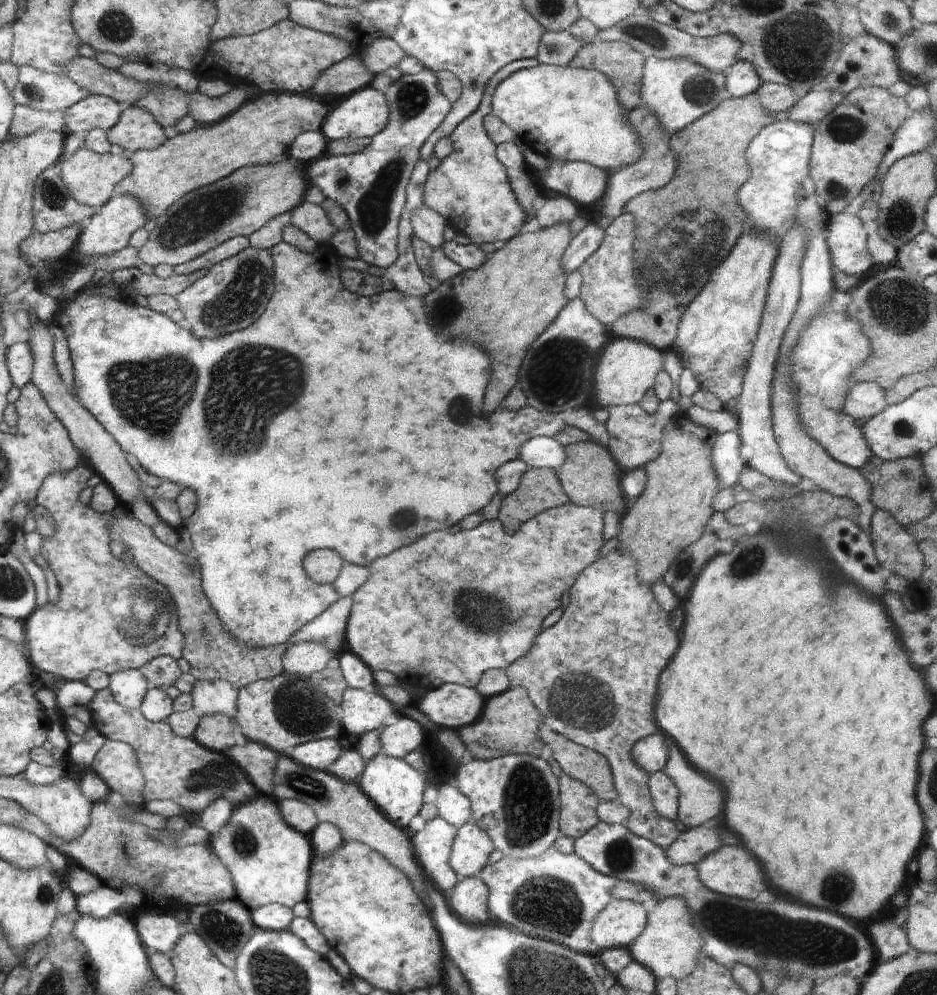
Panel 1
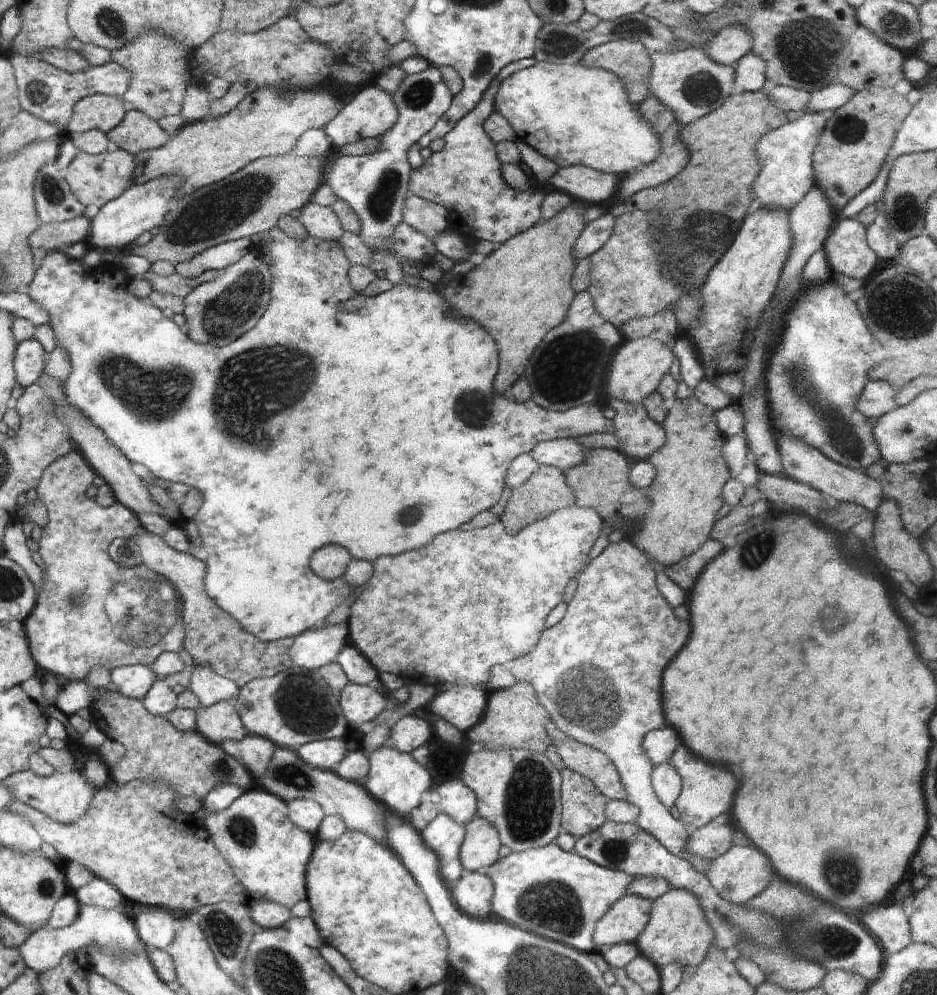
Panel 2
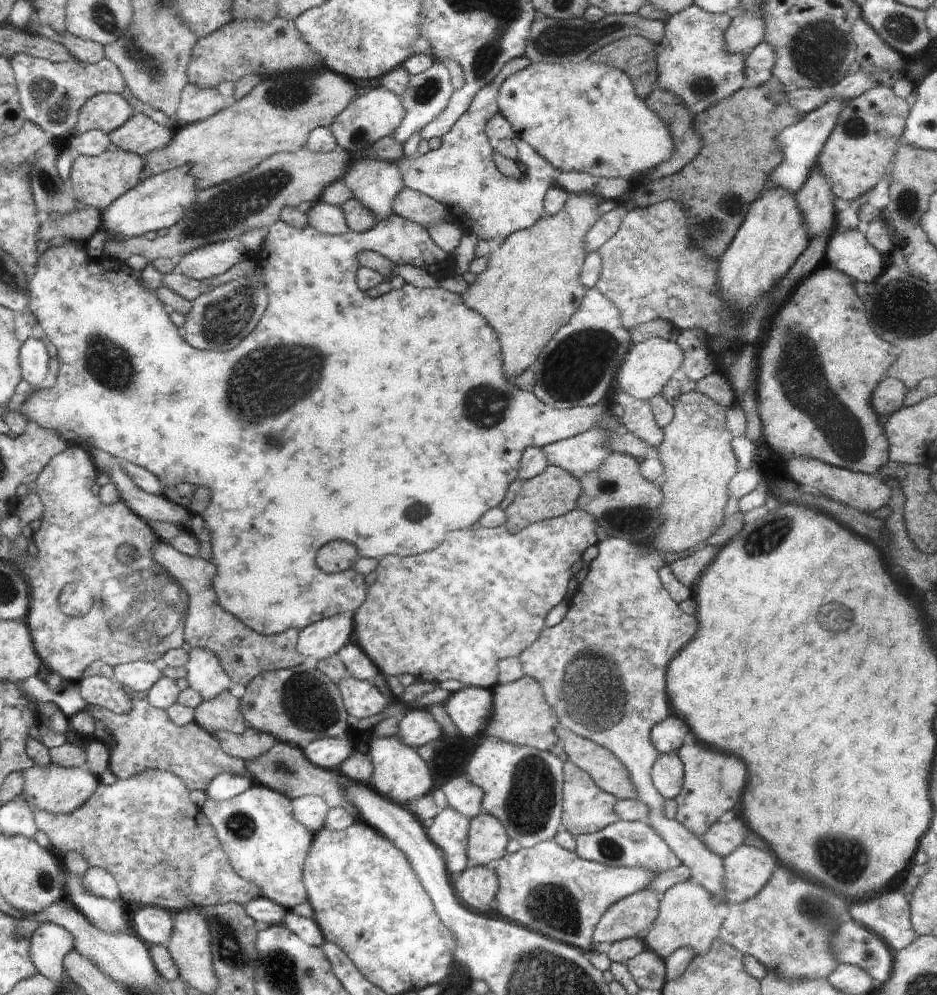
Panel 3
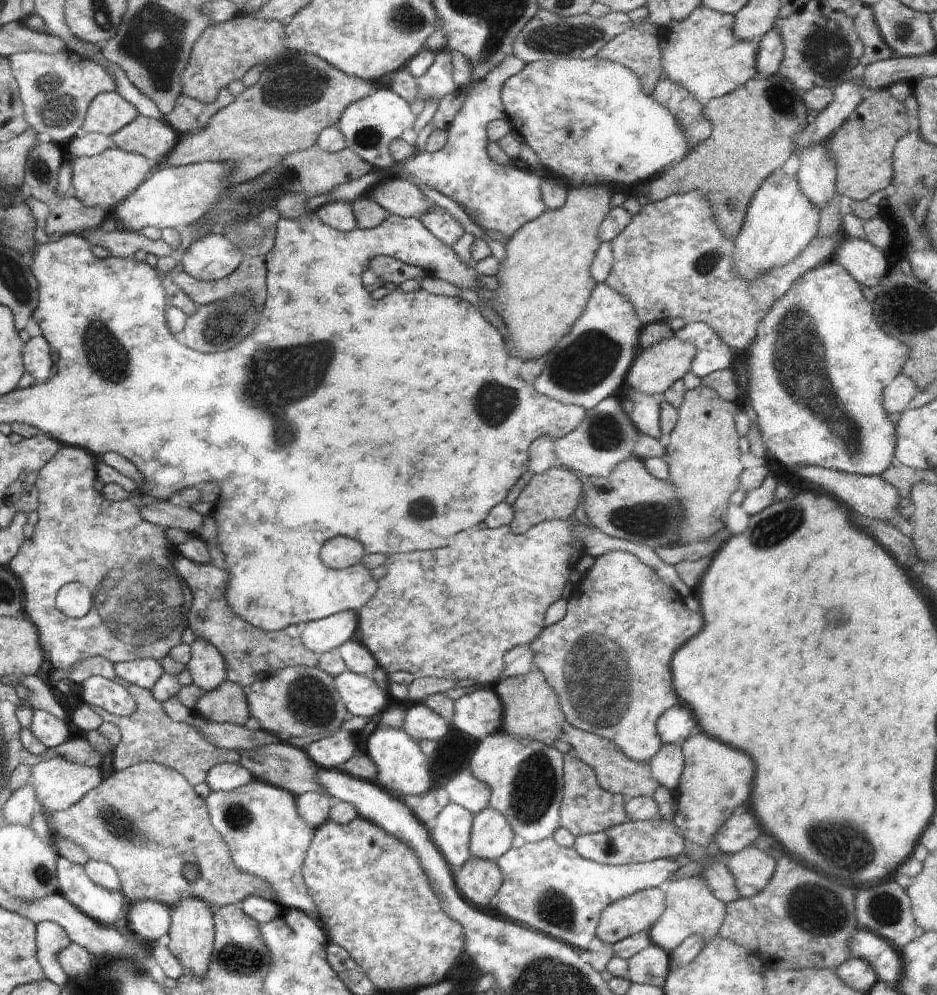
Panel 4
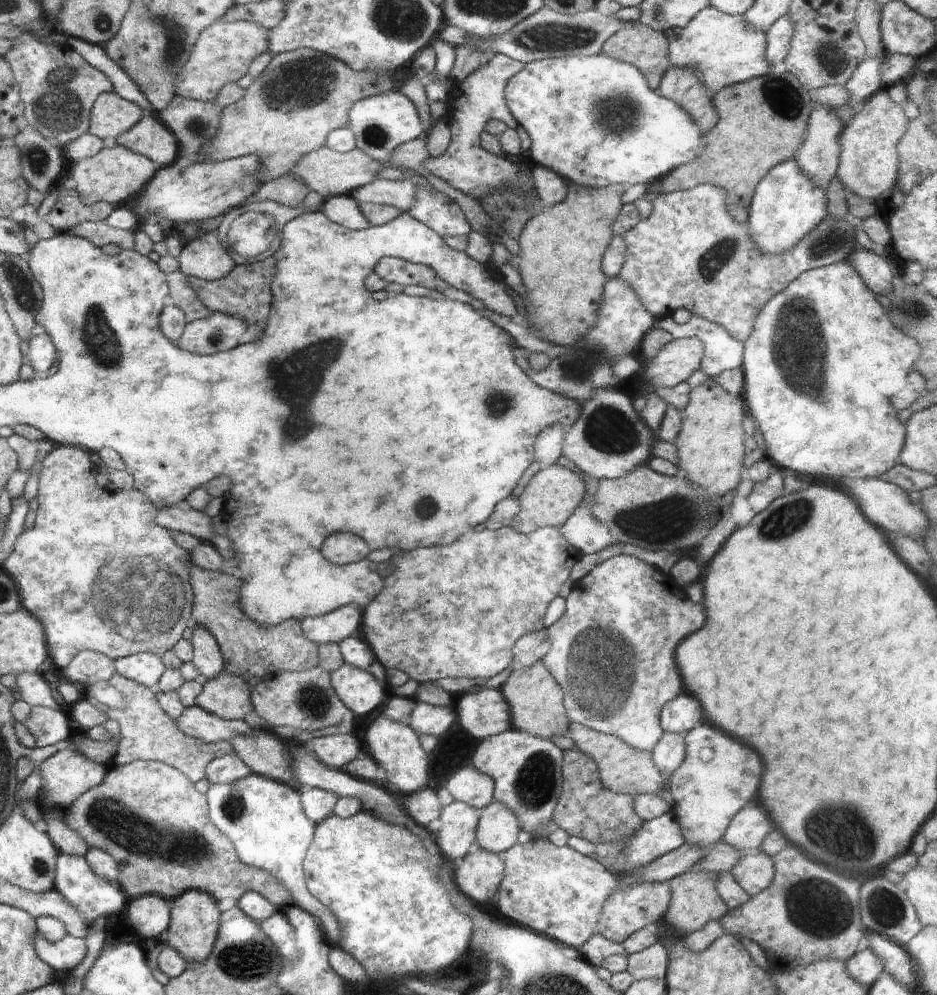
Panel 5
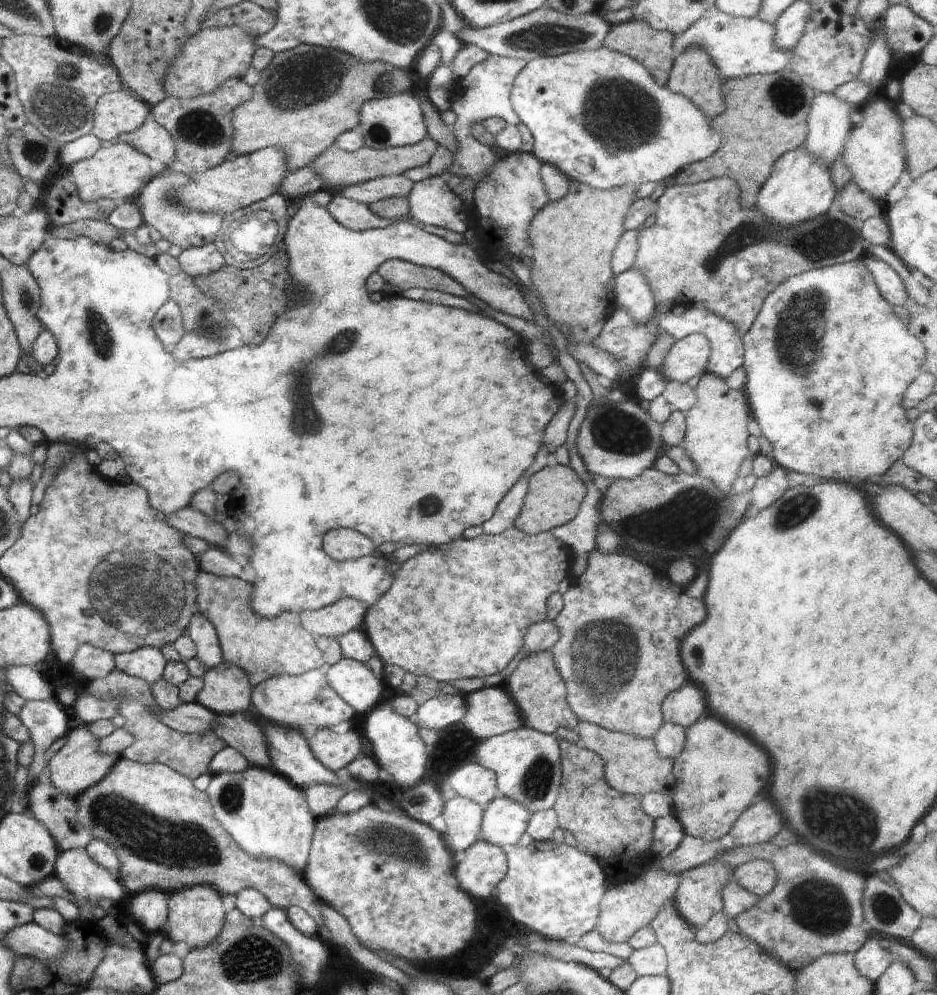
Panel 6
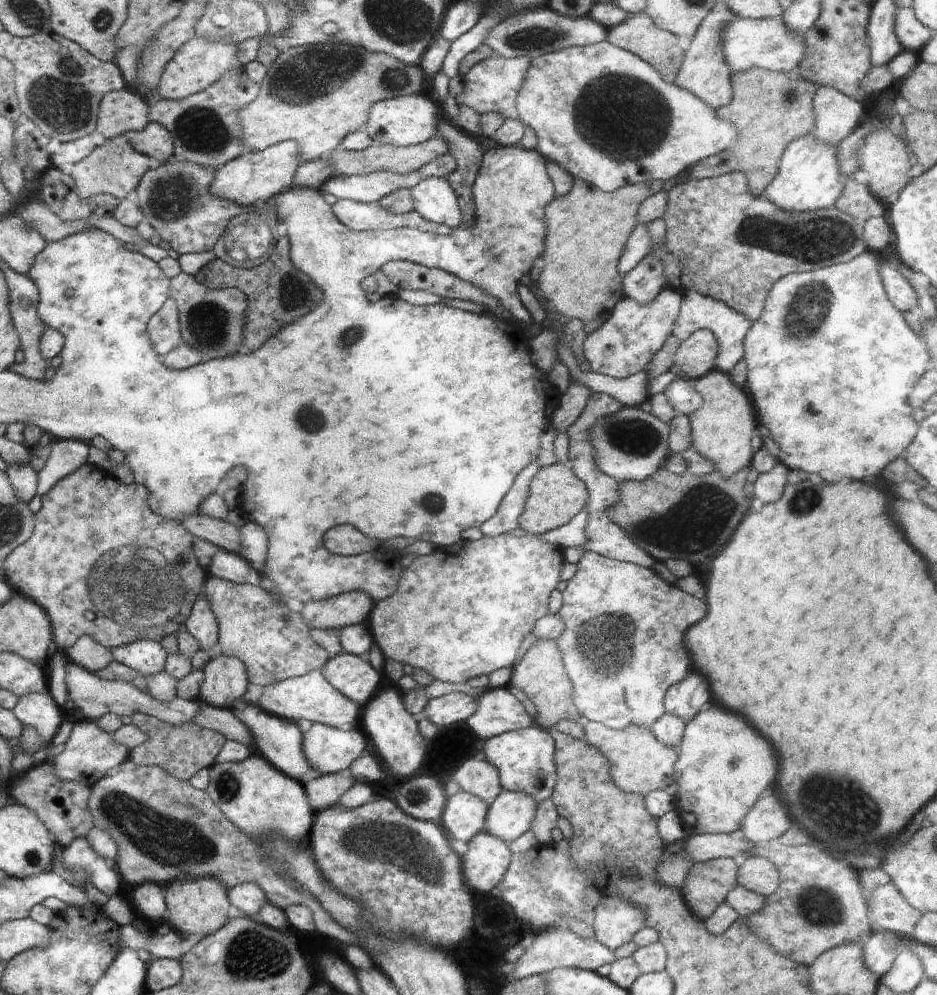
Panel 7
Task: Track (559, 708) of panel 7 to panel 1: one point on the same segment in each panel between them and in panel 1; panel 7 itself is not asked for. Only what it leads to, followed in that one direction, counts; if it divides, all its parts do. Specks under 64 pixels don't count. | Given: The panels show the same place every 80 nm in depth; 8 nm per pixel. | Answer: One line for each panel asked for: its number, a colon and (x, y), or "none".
1: (508, 723)
2: (514, 719)
3: (520, 715)
4: (530, 708)
5: (535, 701)
6: (540, 693)

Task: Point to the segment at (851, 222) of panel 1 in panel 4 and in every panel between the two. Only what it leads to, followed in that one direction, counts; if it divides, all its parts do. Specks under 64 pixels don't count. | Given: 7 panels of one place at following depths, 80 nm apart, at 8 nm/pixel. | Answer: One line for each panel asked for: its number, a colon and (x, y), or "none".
2: (847, 250)
3: (848, 251)
4: (865, 263)

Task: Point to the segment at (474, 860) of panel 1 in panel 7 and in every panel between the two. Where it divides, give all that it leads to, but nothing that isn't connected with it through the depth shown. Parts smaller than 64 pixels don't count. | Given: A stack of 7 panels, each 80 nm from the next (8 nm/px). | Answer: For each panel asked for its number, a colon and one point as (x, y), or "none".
2: (480, 848)
3: (487, 840)
4: (491, 837)
5: (497, 830)
6: (505, 820)
7: (511, 814)

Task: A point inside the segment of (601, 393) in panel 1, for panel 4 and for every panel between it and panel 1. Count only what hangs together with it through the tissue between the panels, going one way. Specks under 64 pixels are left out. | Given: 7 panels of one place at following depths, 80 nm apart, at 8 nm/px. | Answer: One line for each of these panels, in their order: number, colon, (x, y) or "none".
2: (635, 371)
3: (647, 368)
4: (653, 371)

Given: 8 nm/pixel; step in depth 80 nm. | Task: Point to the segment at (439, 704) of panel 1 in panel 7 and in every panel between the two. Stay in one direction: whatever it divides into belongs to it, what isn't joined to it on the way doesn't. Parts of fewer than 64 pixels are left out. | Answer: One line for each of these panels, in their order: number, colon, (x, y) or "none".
2: (463, 706)
3: (470, 709)
4: (479, 714)
5: (485, 713)
6: (489, 712)
7: (498, 711)

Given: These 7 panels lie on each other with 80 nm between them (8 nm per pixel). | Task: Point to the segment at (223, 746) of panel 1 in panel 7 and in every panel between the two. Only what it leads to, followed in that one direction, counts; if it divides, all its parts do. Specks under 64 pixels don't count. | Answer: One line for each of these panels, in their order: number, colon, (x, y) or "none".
2: (219, 722)
3: (221, 713)
4: (226, 704)
5: (228, 697)
6: (227, 692)
7: (225, 682)

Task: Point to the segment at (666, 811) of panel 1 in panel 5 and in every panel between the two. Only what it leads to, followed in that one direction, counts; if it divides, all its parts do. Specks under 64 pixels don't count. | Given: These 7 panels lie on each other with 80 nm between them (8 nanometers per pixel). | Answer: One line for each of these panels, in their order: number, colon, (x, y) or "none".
2: (666, 783)
3: (667, 773)
4: (666, 767)
5: (669, 752)

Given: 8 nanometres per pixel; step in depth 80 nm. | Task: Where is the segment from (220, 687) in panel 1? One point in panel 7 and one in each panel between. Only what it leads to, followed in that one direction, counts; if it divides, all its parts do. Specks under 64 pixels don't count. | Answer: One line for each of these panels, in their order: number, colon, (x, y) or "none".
2: (209, 688)
3: (204, 674)
4: (206, 666)
5: (207, 658)
6: (208, 652)
7: (201, 623)

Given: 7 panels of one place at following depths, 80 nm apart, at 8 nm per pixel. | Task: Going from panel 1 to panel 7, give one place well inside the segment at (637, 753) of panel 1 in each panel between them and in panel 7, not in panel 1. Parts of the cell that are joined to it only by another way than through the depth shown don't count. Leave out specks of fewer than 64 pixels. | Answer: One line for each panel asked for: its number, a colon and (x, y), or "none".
2: (659, 744)
3: (669, 735)
4: (674, 725)
5: (678, 716)
6: (684, 706)
7: (687, 698)

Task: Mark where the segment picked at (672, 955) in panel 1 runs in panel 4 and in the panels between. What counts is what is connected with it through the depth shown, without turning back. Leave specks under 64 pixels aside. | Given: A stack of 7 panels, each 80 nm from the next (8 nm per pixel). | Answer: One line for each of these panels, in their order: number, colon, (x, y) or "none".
2: (677, 931)
3: (686, 916)
4: (691, 908)

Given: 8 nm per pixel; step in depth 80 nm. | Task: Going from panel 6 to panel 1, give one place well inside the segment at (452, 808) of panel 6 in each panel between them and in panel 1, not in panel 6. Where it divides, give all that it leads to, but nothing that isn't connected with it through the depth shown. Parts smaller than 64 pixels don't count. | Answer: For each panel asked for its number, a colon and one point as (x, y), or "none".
1: (432, 846)
2: (443, 835)
3: (449, 832)
4: (451, 835)
5: (455, 839)

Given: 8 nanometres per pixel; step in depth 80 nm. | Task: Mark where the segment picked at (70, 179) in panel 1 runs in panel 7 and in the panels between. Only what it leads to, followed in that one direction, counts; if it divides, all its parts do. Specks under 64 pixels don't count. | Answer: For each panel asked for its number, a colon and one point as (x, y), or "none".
2: (97, 179)
3: (98, 181)
4: (102, 181)
5: (116, 175)
6: (120, 172)
7: (116, 168)

